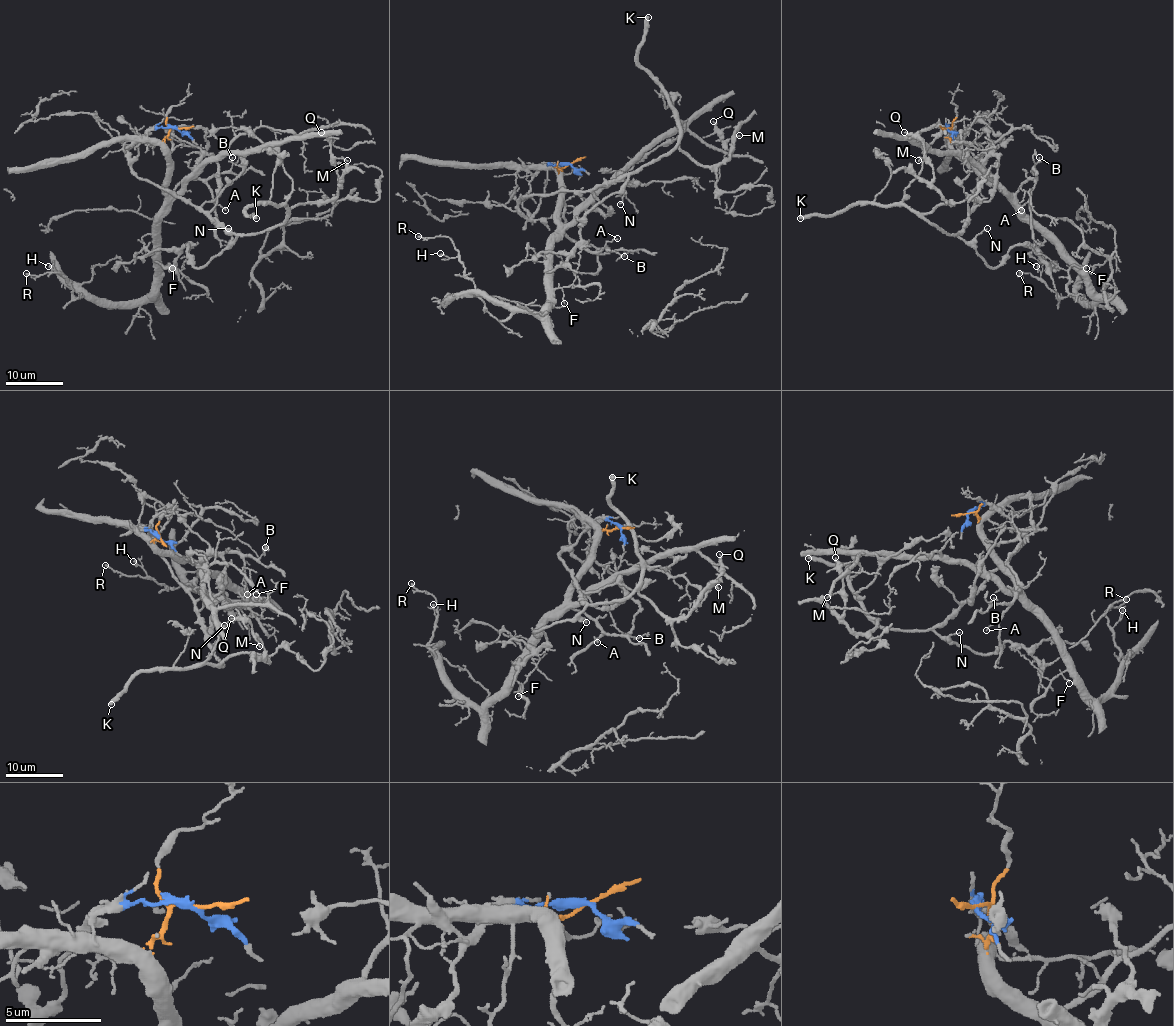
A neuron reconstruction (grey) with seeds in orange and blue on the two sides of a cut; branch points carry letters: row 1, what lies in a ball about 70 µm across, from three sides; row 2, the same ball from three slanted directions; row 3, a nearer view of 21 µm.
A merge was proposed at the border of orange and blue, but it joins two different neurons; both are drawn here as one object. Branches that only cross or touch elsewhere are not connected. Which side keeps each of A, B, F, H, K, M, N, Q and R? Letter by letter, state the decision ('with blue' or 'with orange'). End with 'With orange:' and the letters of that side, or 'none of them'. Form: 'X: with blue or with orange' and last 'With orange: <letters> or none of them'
A: with orange
B: with orange
F: with orange
H: with orange
K: with blue
M: with blue
N: with blue
Q: with blue
R: with orange
With orange: A, B, F, H, R

